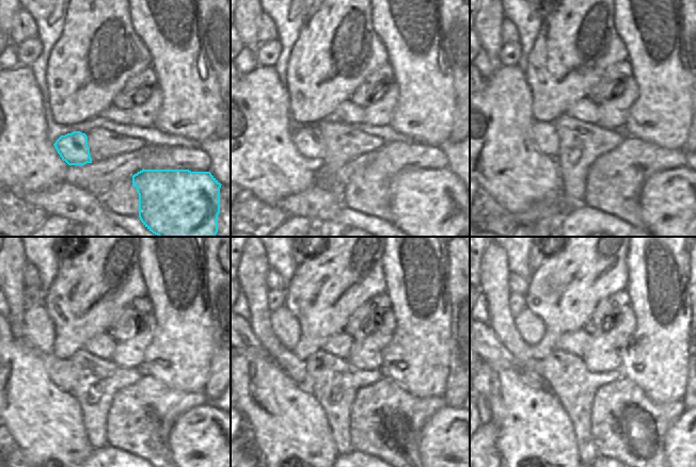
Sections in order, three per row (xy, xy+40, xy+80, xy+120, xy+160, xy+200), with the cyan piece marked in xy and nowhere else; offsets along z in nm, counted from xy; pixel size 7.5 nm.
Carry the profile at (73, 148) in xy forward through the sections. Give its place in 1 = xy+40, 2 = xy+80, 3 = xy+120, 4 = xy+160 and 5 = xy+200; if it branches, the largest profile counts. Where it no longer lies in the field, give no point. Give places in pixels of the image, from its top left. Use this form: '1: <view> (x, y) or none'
1: xy+40 (309, 142)
2: xy+80 (546, 139)
3: xy+120 (61, 373)
4: xy+160 (298, 373)
5: xy+200 (535, 366)

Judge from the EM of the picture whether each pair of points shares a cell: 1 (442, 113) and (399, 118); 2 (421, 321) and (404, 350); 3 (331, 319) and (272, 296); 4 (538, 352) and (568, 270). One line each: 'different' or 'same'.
1: same
2: same
3: different
4: same

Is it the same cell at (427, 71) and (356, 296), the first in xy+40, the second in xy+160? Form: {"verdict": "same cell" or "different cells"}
{"verdict": "different cells"}

